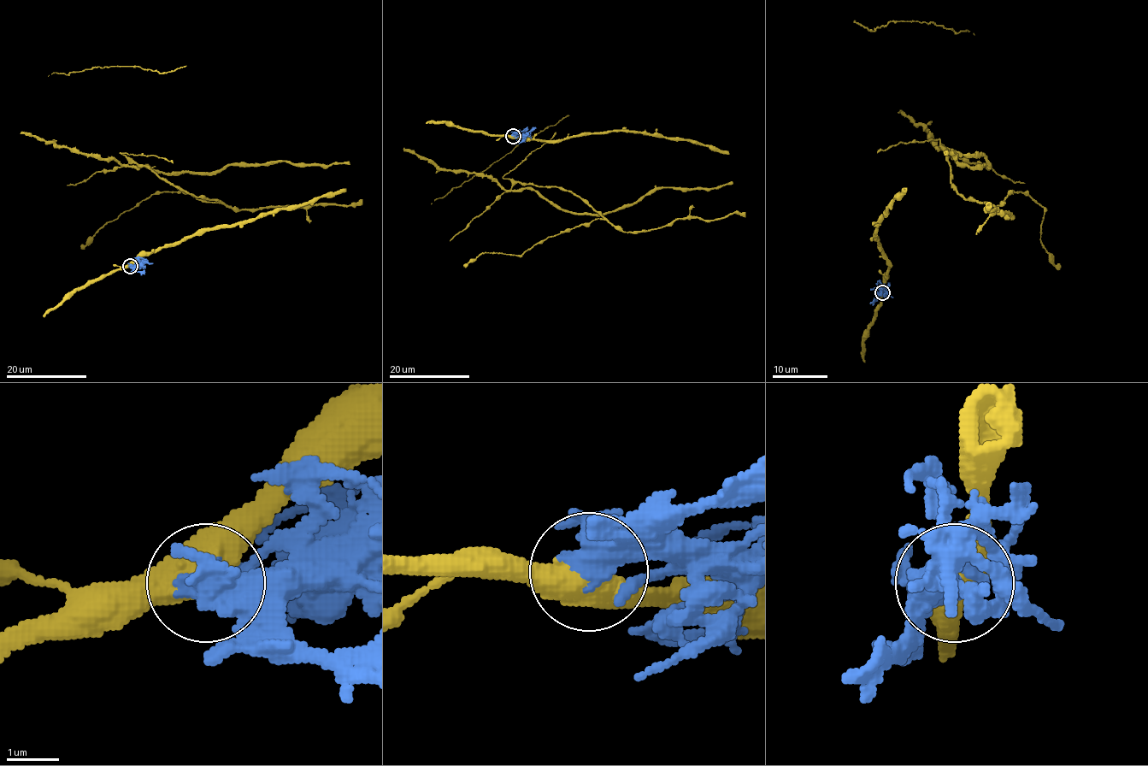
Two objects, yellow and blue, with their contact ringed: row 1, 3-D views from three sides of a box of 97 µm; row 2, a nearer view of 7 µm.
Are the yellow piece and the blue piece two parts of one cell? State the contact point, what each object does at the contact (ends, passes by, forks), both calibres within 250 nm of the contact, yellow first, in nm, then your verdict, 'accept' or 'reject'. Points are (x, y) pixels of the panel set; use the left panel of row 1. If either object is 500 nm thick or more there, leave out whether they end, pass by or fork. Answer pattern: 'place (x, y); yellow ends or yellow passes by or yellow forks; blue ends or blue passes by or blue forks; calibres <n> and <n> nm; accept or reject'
place (130, 266); calibres 650 and 400 nm; reject

